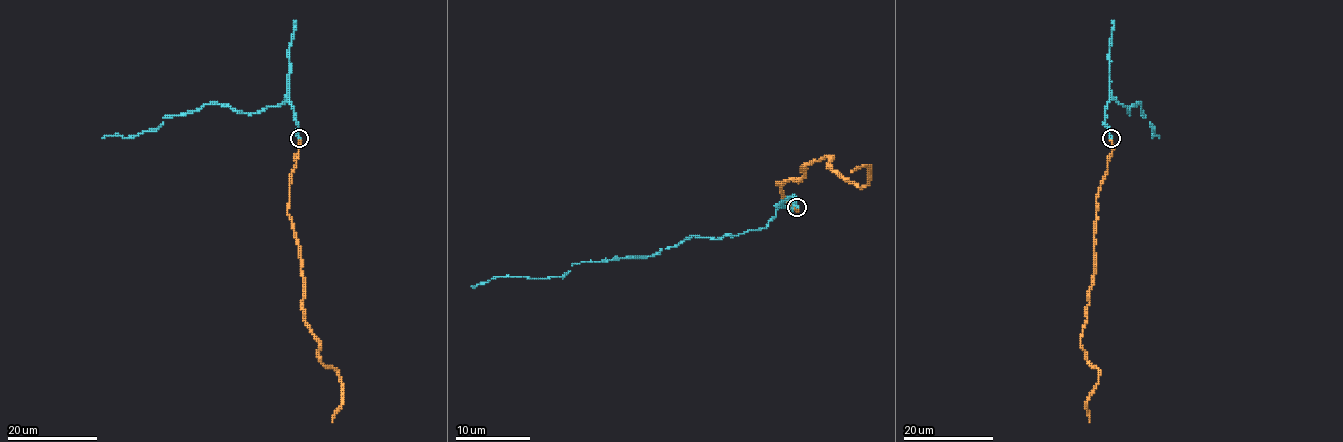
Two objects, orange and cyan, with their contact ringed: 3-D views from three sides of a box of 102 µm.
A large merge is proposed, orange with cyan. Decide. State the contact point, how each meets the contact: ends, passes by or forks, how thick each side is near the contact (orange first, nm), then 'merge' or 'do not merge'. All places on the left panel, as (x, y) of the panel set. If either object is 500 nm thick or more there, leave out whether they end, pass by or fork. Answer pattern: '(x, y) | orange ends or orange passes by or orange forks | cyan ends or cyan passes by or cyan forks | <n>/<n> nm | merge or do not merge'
(299, 138) | orange ends | cyan ends | 280/240 nm | merge

